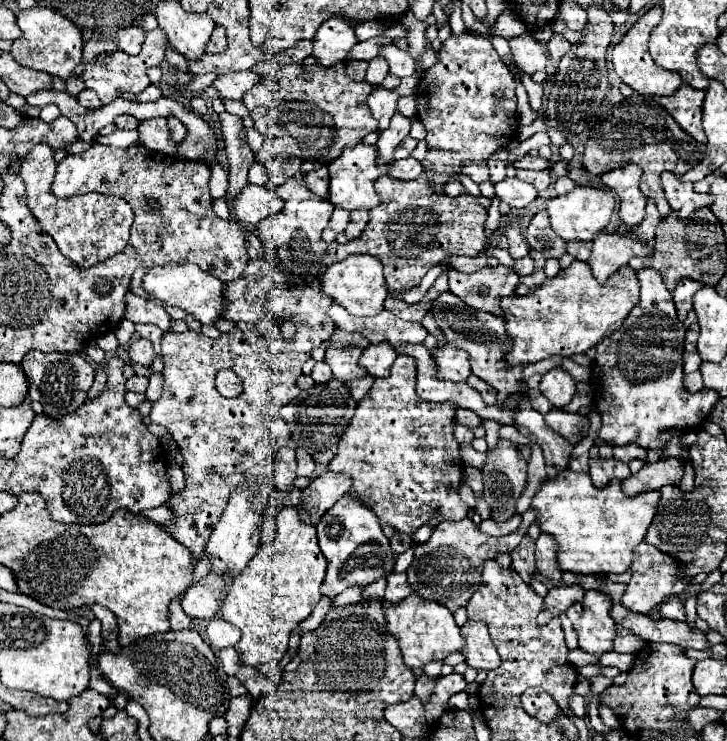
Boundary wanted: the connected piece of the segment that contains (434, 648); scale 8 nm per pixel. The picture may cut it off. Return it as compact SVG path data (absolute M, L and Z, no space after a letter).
M410 594L398 604L386 602L386 622L390 634L398 638L406 666L412 670L422 668L430 660L444 660L450 652L456 652L464 646L464 638L452 618L452 612L440 602L428 602L418 594Z

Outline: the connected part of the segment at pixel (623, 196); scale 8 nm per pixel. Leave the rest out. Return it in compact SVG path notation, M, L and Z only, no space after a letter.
M628 164L624 168L606 172L600 176L602 182L612 188L620 200L620 218L628 224L640 224L644 218L644 206L646 198L640 190L640 178L642 178L642 168Z

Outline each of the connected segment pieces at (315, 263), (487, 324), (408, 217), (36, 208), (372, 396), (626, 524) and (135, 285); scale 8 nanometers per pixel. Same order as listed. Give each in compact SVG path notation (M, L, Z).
M288 180L282 186L276 188L276 194L280 194L280 198L286 202L284 210L264 218L264 222L260 222L258 232L262 242L270 248L268 254L272 256L272 246L278 248L278 260L276 264L280 264L286 272L292 274L302 274L306 278L308 284L316 282L318 276L324 270L324 252L328 250L328 244L322 240L322 230L326 228L332 212L334 212L334 204L328 200L320 200L316 198L316 194L312 194L308 190L308 186L304 182L298 180Z
M442 292L432 302L432 308L428 312L436 320L438 328L446 334L446 340L452 346L462 348L462 350L468 352L472 374L476 374L478 378L488 382L498 392L498 404L502 404L510 394L518 394L518 390L522 390L522 366L506 368L506 370L498 368L498 364L502 362L504 354L510 352L512 346L514 346L514 342L506 334L506 320L502 316L494 316L490 312L472 310L460 298L456 298L452 292Z
M424 174L408 182L404 196L380 202L370 210L370 220L360 238L336 248L336 258L344 260L352 254L370 254L384 264L384 276L390 292L408 290L420 284L422 276L440 264L446 256L476 256L488 246L486 234L488 212L470 194L450 198L436 194L424 182Z
M38 144L22 162L20 176L26 184L28 208L38 220L40 228L54 238L66 258L70 258L80 268L90 268L98 262L112 258L122 252L128 244L130 224L132 224L132 208L118 196L106 194L74 195L67 199L56 198L50 190L50 184L56 174L56 162L52 158L52 150L46 144Z
M400 354L392 366L392 374L388 378L376 378L368 394L358 402L356 414L350 420L346 432L340 438L338 452L334 460L328 464L332 472L346 472L352 476L352 492L366 500L366 504L376 512L376 516L392 526L400 534L414 536L414 532L432 522L434 512L440 518L462 520L468 512L468 506L458 496L458 488L462 484L462 462L458 440L452 434L452 420L456 406L450 402L426 402L416 394L416 370L414 366L406 366L406 362L416 362L412 356Z
M562 470L536 492L532 508L538 512L542 532L552 534L558 542L558 564L564 572L574 574L624 574L632 564L634 548L646 538L648 526L656 516L662 494L650 490L638 496L626 496L618 480L598 488L588 474Z
M142 267L135 270L135 272L132 274L130 291L134 292L134 294L138 294L138 296L142 296L142 298L148 298L148 300L150 300L150 294L144 290L143 286L143 278L146 272L148 272L148 270Z

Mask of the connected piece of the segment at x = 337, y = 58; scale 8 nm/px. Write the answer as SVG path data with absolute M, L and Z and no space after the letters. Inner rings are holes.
M332 16L318 28L314 36L312 54L318 60L318 64L328 68L336 62L346 62L356 42L358 38L354 36L354 28L342 16Z

